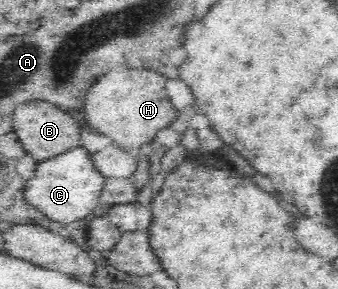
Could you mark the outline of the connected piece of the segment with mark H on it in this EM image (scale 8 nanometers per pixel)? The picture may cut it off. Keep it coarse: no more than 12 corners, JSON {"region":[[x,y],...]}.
{"region":[[108,71],[86,95],[94,130],[136,152],[182,113],[156,71]]}

